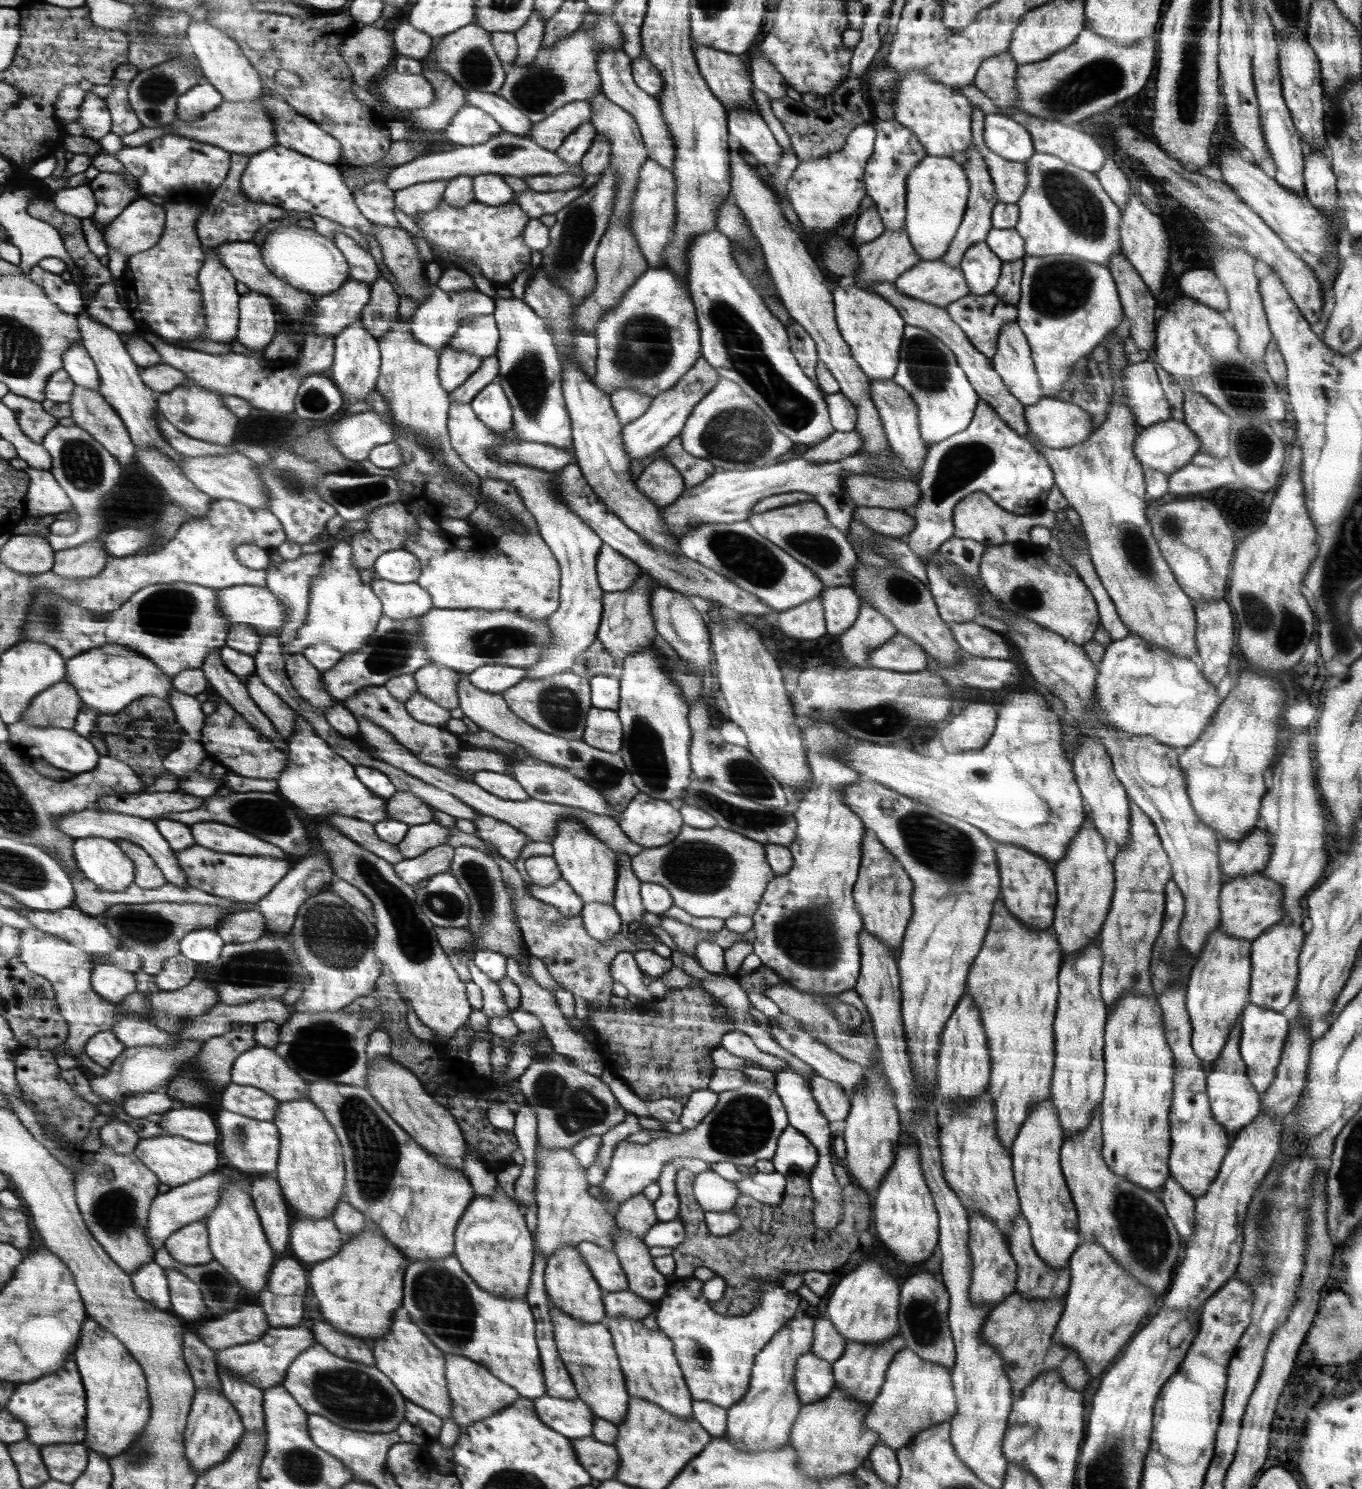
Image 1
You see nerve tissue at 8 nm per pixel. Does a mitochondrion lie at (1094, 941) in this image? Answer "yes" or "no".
no

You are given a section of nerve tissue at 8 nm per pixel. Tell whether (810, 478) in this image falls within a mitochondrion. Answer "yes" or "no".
no

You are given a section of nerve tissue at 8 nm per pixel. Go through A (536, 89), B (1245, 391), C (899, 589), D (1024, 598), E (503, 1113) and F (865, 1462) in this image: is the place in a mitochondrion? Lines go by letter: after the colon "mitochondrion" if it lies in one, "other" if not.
A: mitochondrion
B: mitochondrion
C: mitochondrion
D: mitochondrion
E: other
F: other

